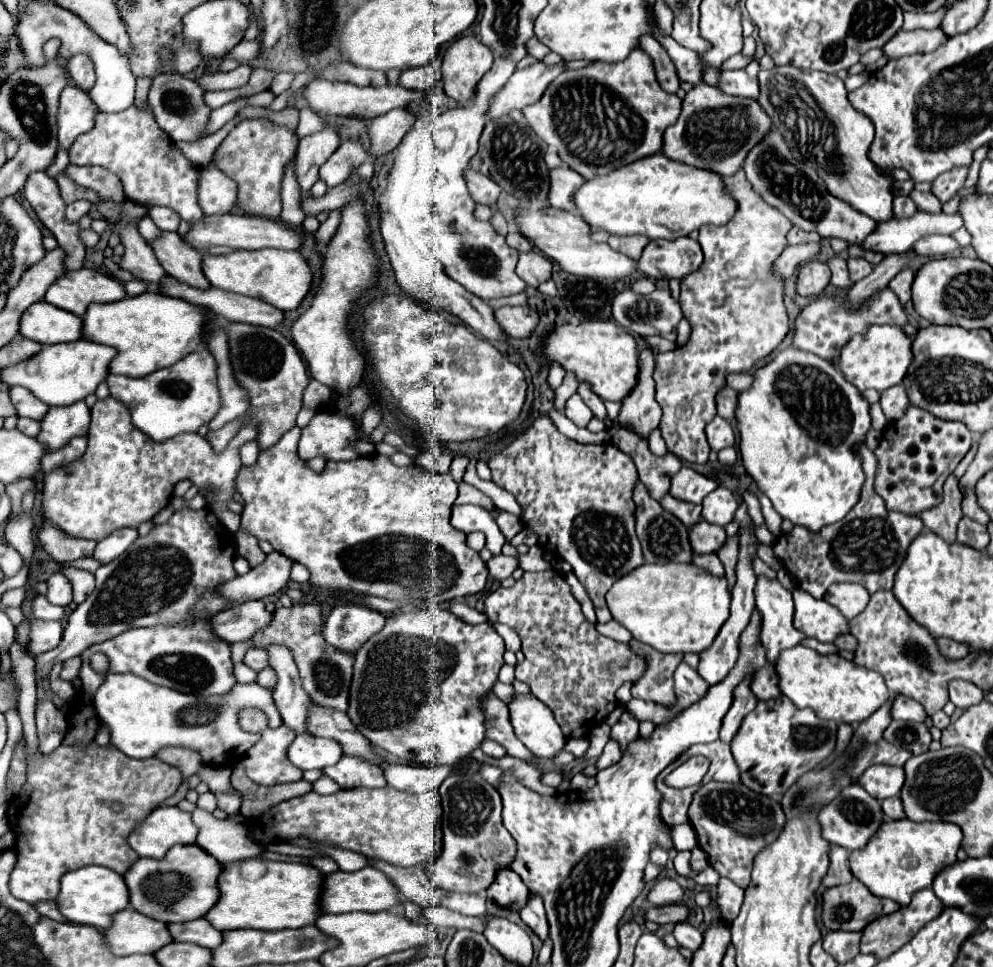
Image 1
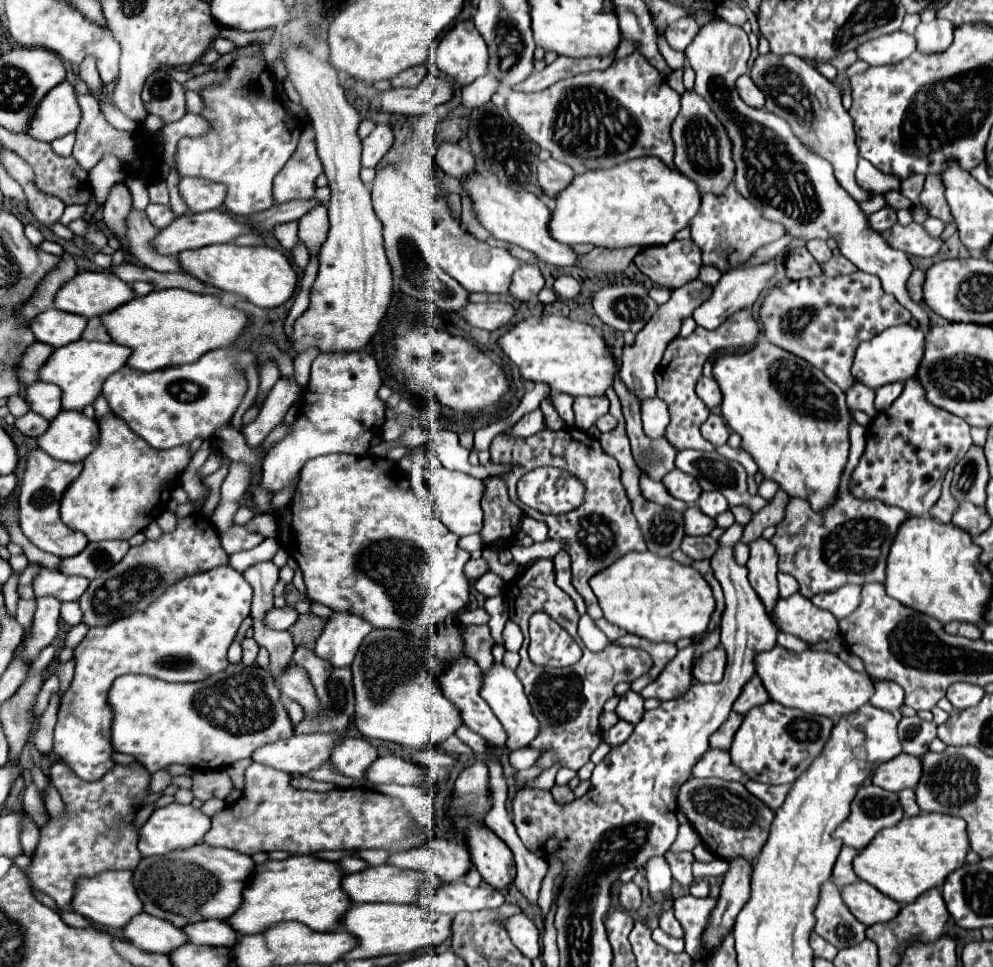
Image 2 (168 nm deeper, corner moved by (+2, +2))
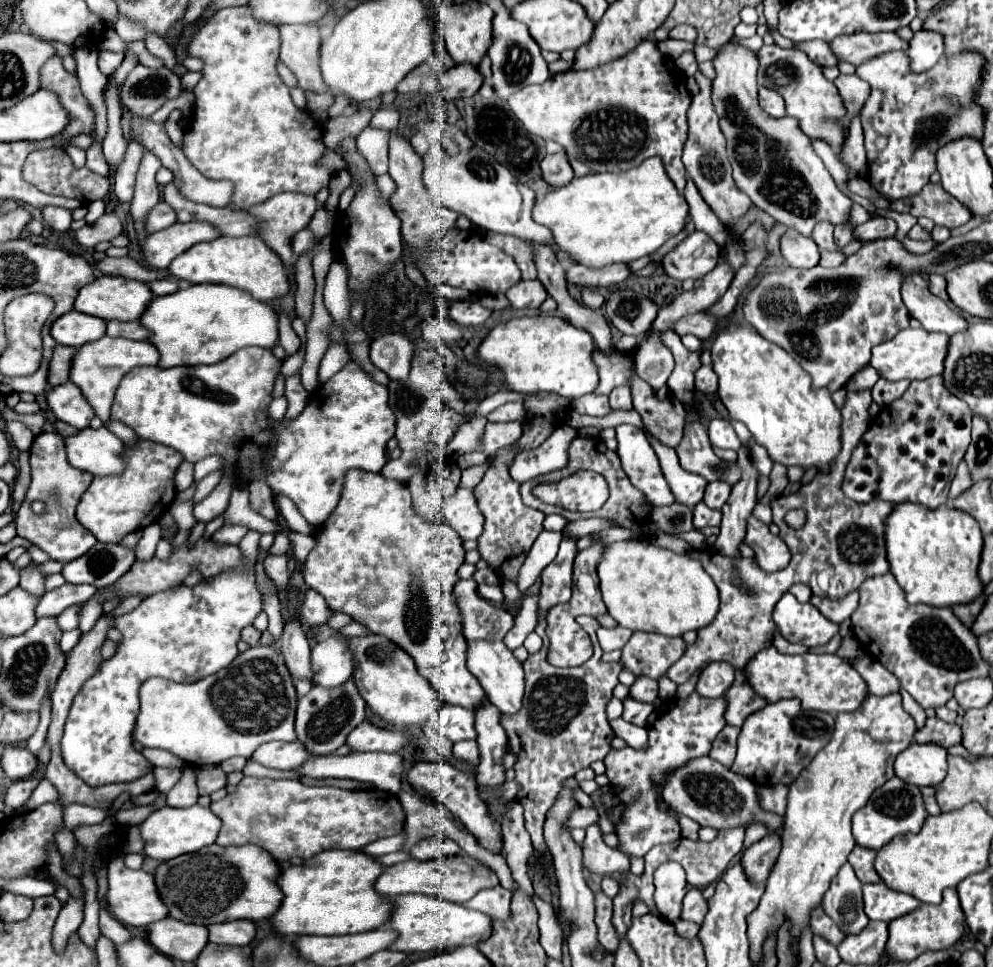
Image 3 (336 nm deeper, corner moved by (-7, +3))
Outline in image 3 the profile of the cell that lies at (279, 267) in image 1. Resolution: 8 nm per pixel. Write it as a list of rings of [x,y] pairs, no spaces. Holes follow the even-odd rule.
[[[218,237],[198,243],[170,263],[168,273],[188,283],[226,283],[250,291],[258,301],[272,301],[286,295],[288,277],[278,255],[260,237]]]

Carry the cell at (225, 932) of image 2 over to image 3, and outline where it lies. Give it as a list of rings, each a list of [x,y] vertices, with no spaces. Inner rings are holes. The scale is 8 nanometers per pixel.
[[[228,921],[222,925],[210,925],[210,941],[218,945],[248,945],[256,935],[254,921]]]

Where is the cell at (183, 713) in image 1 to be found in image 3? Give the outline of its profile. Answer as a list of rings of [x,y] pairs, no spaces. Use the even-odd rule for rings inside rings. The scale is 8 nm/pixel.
[[[256,645],[240,653],[226,669],[196,683],[174,683],[168,679],[148,679],[140,689],[140,715],[134,727],[134,739],[144,747],[170,751],[188,765],[220,765],[230,757],[250,757],[256,747],[268,741],[294,741],[296,689],[292,675],[276,645]]]

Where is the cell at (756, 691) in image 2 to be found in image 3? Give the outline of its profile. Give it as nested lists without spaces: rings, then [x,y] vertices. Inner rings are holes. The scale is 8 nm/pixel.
[[[740,683],[740,685],[732,685],[726,693],[726,711],[724,711],[724,719],[728,725],[734,725],[734,727],[742,727],[742,723],[746,721],[746,717],[758,709],[762,709],[766,705],[766,699],[762,697],[756,697],[756,693]]]

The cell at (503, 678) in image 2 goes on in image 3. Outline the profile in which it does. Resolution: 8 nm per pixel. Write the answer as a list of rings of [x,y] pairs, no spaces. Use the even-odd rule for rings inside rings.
[[[478,639],[478,641],[466,641],[466,645],[468,645],[468,649],[466,649],[468,669],[480,681],[480,685],[486,691],[488,699],[502,713],[516,713],[518,705],[522,703],[522,693],[524,693],[524,669],[518,663],[518,659],[504,645],[504,641]]]

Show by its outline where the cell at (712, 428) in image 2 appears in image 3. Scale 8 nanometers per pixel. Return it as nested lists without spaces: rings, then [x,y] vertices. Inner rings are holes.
[[[716,417],[710,421],[710,443],[714,447],[720,447],[720,449],[740,449],[740,439],[736,437],[732,425],[722,419],[722,417]]]

